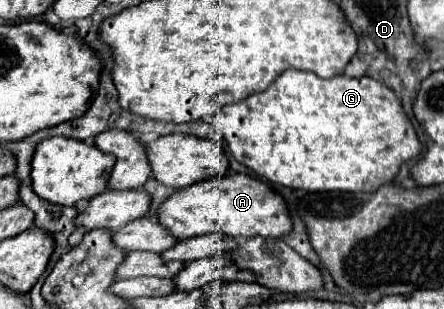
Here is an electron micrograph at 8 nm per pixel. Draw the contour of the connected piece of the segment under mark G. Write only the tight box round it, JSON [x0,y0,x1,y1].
[213,70,421,192]

